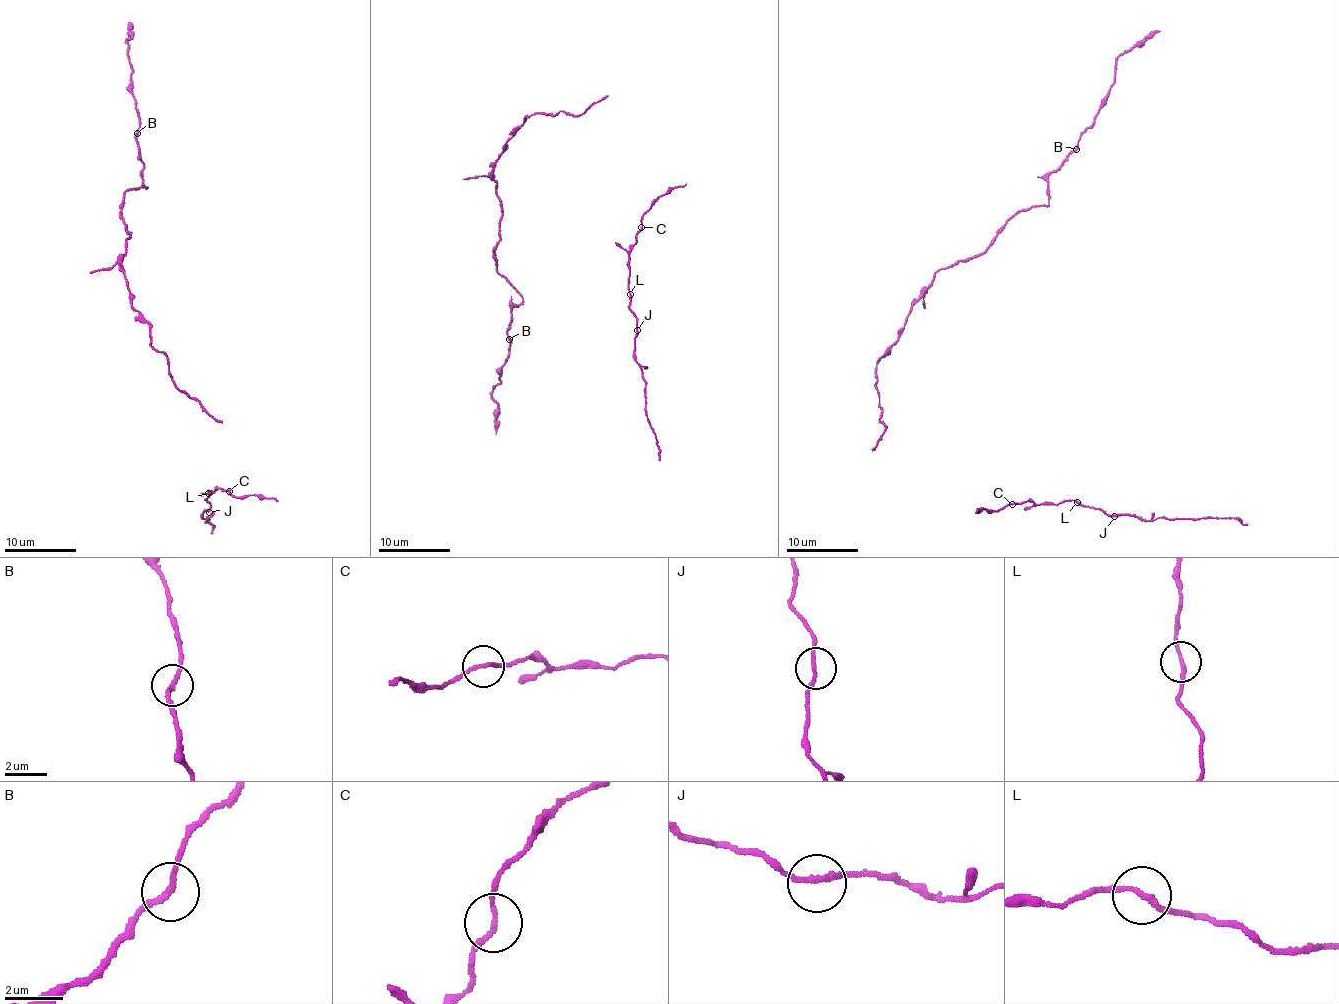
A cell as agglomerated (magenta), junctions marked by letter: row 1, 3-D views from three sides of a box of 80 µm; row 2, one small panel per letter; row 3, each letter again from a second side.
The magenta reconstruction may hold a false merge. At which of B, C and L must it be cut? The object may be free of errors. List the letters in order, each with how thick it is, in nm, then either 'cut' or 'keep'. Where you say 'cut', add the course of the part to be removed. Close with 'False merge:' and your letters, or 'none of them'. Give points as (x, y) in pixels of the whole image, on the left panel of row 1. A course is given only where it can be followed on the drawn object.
B: 180 nm thick; keep
C: 170 nm thick; keep
L: 170 nm thick; keep
False merge: none of them

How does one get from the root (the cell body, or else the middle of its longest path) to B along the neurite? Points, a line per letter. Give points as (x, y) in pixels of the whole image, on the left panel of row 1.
B: (161, 352), (133, 307), (121, 261), (131, 233), (123, 195), (146, 187), (136, 133)

